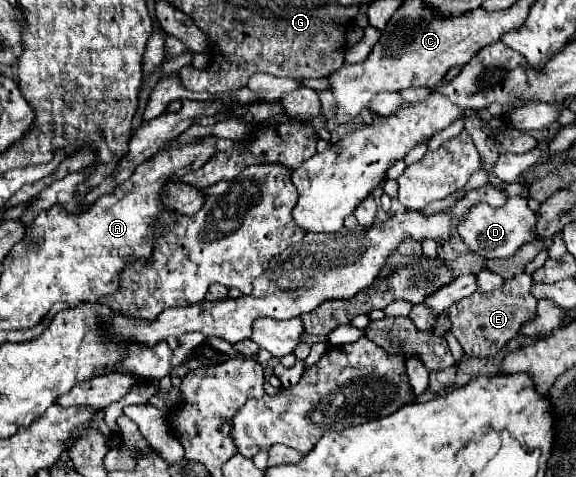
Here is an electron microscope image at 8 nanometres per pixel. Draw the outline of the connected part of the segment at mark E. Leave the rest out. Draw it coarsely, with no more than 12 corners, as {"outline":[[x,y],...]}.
{"outline":[[532,278],[452,304],[468,356],[494,356],[534,316]]}

